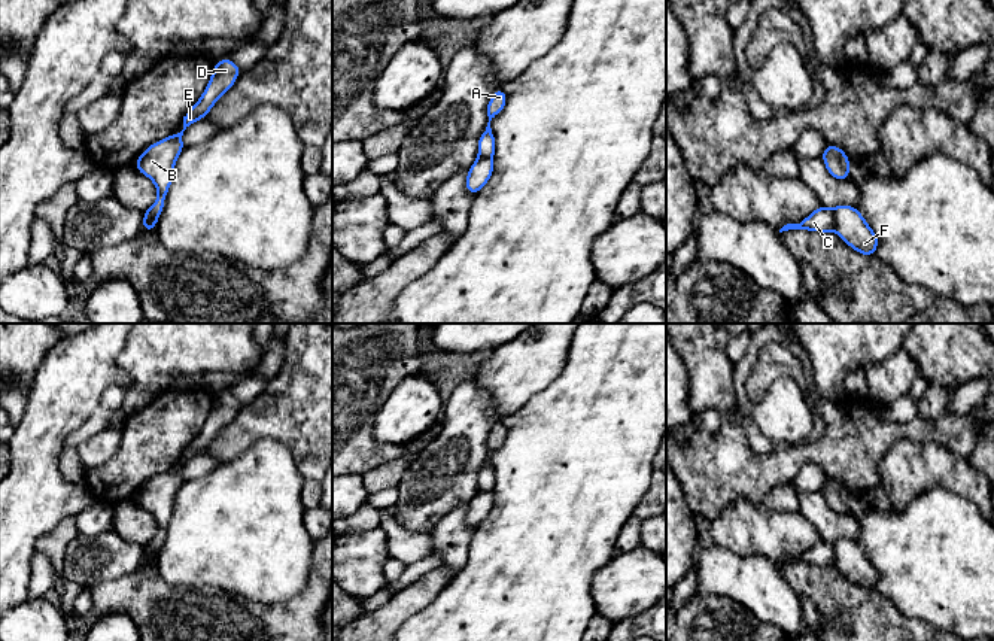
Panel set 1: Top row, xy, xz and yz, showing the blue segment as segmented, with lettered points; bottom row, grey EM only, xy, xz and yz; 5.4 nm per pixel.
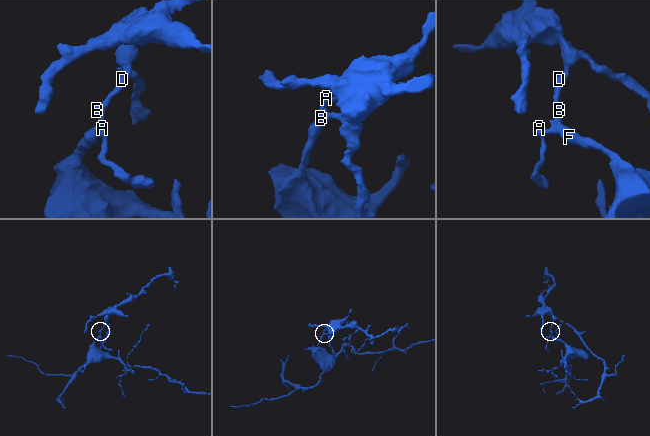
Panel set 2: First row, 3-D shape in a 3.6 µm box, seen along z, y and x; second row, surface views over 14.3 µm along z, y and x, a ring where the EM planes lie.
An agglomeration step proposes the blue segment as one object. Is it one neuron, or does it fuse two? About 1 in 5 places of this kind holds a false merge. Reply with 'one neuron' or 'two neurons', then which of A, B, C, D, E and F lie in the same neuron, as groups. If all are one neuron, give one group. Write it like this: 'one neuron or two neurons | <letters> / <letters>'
two neurons | A B C D E / F

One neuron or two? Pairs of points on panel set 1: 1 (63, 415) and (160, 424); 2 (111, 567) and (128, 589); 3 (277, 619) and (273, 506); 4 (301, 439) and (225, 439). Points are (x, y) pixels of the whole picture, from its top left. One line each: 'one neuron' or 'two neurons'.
1: two neurons
2: two neurons
3: two neurons
4: one neuron

